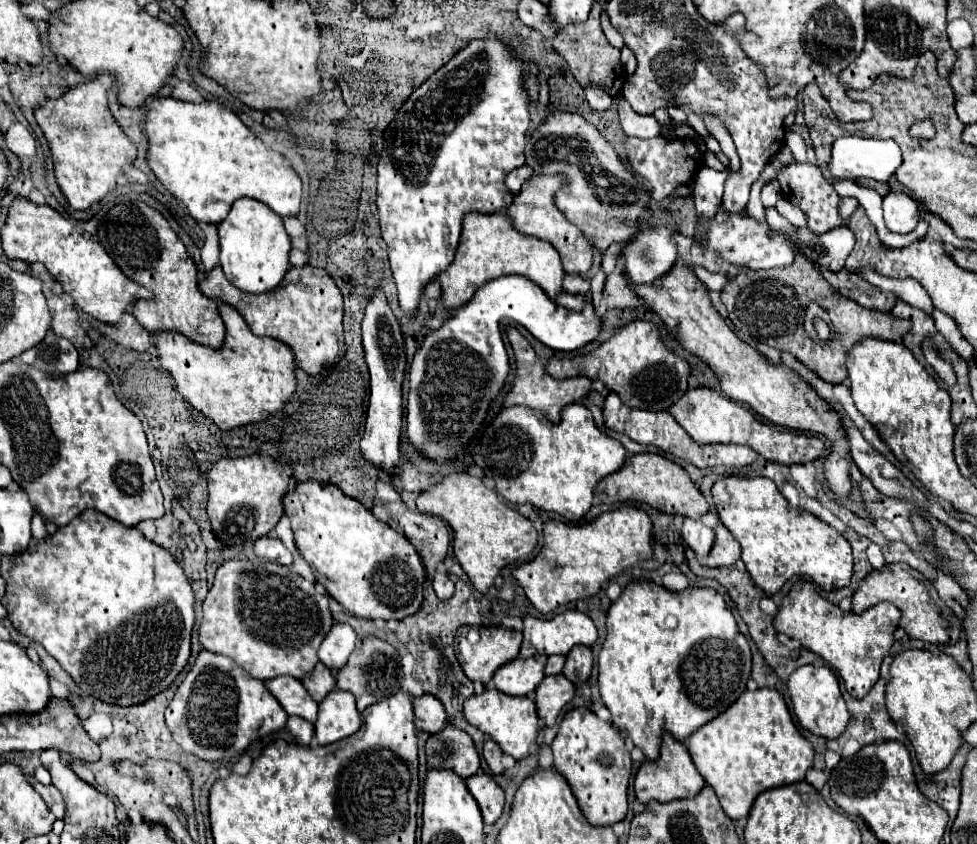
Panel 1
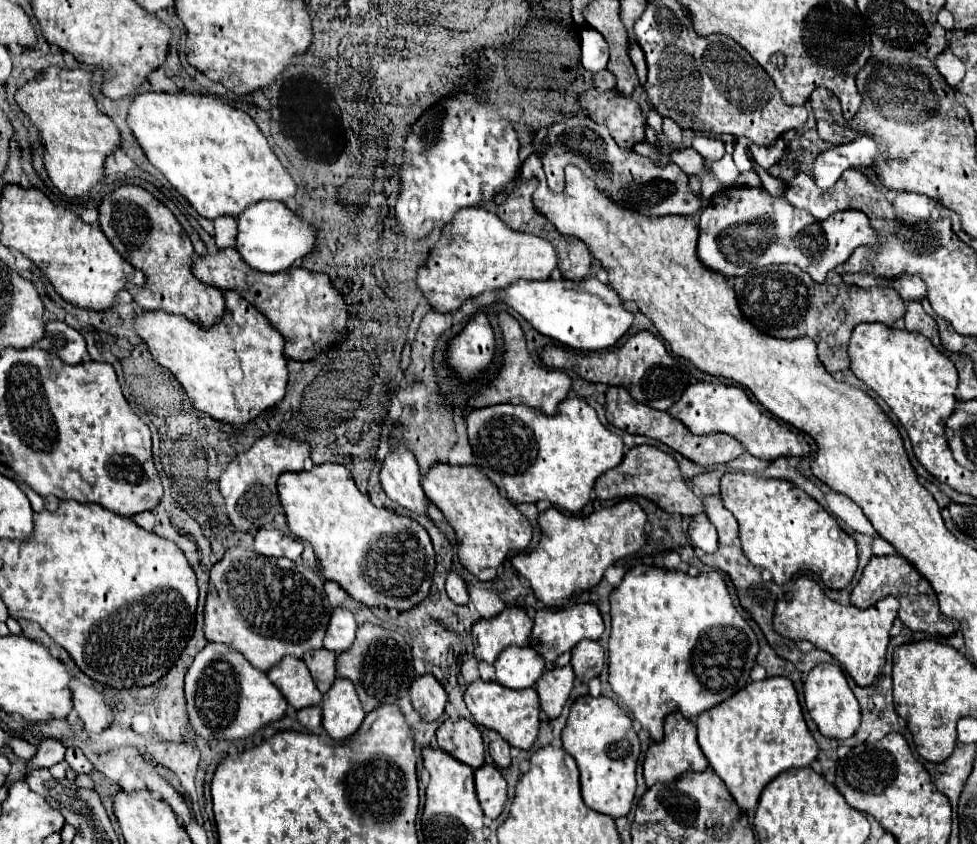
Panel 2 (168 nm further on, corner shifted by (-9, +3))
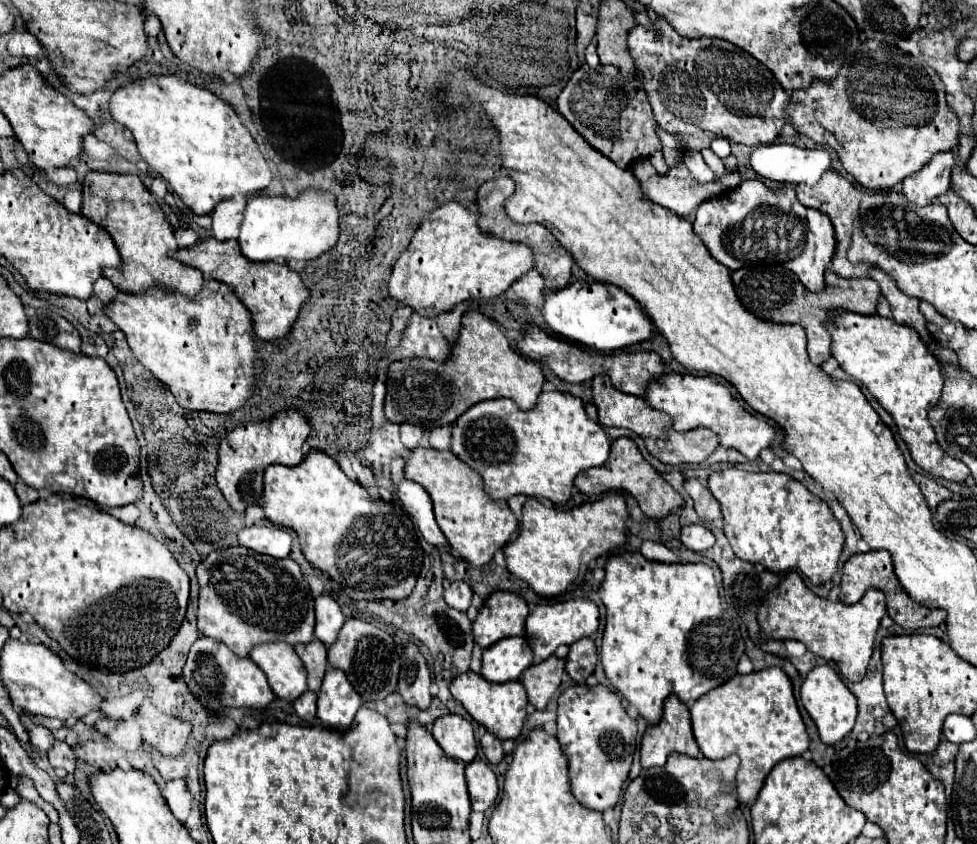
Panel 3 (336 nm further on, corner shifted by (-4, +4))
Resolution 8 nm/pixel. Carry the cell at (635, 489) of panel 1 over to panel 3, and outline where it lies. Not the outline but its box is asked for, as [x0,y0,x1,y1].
[574,438,682,520]

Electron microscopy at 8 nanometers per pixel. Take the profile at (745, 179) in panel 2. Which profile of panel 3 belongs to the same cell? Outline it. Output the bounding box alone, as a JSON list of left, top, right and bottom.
[632,160,742,216]

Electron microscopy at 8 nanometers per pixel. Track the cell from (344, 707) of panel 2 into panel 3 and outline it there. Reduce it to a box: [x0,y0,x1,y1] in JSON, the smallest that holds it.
[318,668,362,730]

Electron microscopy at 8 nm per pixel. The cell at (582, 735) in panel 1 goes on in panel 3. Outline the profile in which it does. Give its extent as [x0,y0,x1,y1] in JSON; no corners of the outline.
[558,686,636,810]

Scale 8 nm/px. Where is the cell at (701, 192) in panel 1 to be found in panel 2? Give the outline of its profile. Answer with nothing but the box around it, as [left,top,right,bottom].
[733,147,751,173]

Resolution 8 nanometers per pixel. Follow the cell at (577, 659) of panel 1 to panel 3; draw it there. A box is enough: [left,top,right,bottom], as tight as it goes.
[566,638,596,684]

